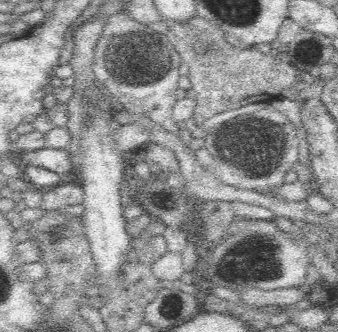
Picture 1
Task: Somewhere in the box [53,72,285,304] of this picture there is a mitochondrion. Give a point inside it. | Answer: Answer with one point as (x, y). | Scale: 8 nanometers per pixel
(239, 143)

